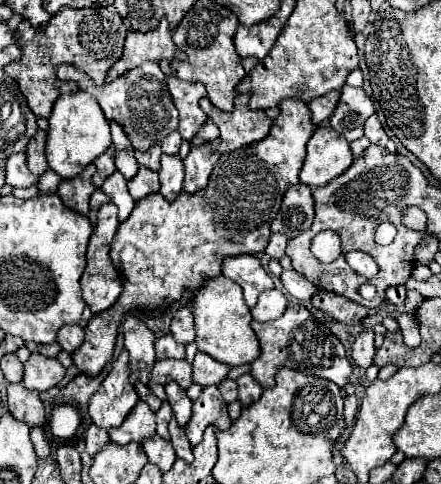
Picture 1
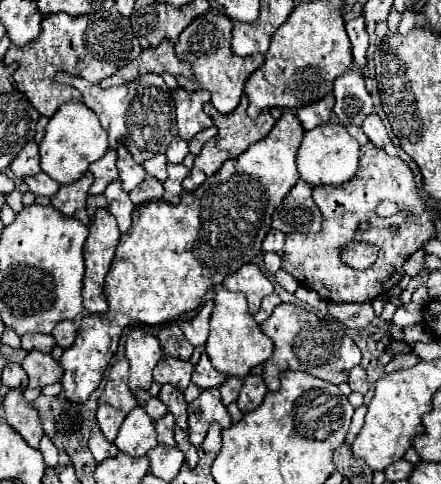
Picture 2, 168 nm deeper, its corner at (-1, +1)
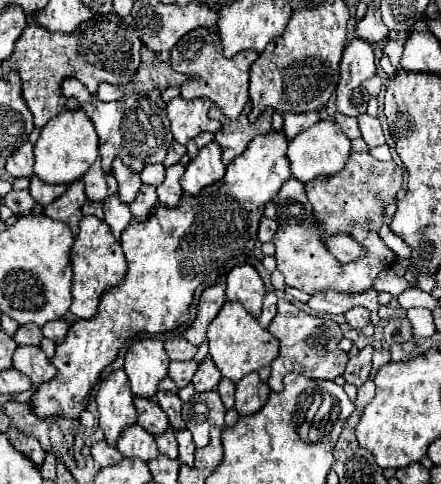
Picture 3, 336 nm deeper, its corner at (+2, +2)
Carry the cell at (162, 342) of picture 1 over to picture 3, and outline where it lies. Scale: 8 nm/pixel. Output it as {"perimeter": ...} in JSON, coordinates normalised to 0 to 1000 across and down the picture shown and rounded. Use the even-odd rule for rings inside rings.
{"perimeter":[[[413,692],[372,705],[372,721],[376,721],[376,729],[381,729],[381,738],[385,738],[390,746],[435,742],[435,738],[444,733],[444,725],[449,725],[449,717],[440,717],[435,709],[426,709]]]}

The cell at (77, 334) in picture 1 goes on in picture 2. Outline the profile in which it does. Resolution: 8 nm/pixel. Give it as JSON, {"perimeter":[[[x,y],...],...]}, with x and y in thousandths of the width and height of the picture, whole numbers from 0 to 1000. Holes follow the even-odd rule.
{"perimeter":[[[138,661],[138,665],[120,678],[116,694],[125,698],[125,707],[129,707],[138,719],[156,719],[156,715],[166,711],[166,702],[170,702],[170,674],[166,674],[166,665],[161,665],[161,661]]]}

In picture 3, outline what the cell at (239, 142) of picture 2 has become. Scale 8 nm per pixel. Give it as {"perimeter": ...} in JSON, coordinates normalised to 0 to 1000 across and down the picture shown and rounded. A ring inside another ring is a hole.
{"perimeter":[[[490,221],[476,225],[476,238],[490,242],[503,262],[494,267],[485,291],[503,304],[503,333],[517,341],[526,337],[540,320],[553,316],[553,308],[562,304],[562,295],[590,279],[590,275],[608,275],[617,267],[617,225],[603,225],[594,242],[585,242],[585,250],[571,258],[558,246],[558,229],[549,229],[549,238],[540,246],[512,246]]]}

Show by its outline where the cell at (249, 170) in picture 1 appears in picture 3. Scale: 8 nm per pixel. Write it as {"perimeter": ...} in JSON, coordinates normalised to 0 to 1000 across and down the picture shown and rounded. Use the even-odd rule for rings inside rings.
{"perimeter":[[[612,271],[603,279],[585,279],[580,287],[571,287],[558,312],[512,345],[508,366],[463,386],[454,403],[440,407],[431,399],[417,399],[399,428],[358,424],[327,461],[313,461],[308,452],[295,457],[295,465],[281,473],[272,490],[290,543],[281,581],[272,581],[272,589],[263,589],[259,597],[236,601],[222,647],[209,659],[177,659],[159,676],[150,700],[127,717],[127,733],[113,746],[127,754],[132,771],[118,787],[86,795],[73,820],[73,841],[82,857],[91,862],[141,857],[177,866],[181,853],[200,841],[200,816],[209,800],[222,791],[227,771],[263,742],[286,696],[299,696],[308,688],[372,688],[408,676],[431,659],[440,597],[454,585],[490,581],[499,568],[517,568],[517,560],[562,539],[580,506],[580,486],[585,486],[590,448],[599,444],[599,424],[617,415],[621,403],[635,395],[635,386],[662,366],[649,308],[653,308],[653,287],[644,271]]]}

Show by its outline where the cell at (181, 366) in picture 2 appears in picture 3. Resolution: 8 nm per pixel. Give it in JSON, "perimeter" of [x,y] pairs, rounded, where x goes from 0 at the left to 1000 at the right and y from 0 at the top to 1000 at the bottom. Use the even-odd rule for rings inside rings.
{"perimeter":[[[435,742],[431,746],[390,746],[381,758],[381,779],[399,791],[404,804],[413,804],[435,787],[444,758],[449,758],[449,750]]]}

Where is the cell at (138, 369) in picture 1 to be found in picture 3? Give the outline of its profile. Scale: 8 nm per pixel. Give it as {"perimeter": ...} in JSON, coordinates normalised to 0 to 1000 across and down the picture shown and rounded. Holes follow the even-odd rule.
{"perimeter":[[[308,700],[286,721],[281,767],[299,795],[299,812],[313,820],[349,820],[354,795],[376,779],[381,733],[363,700]]]}

